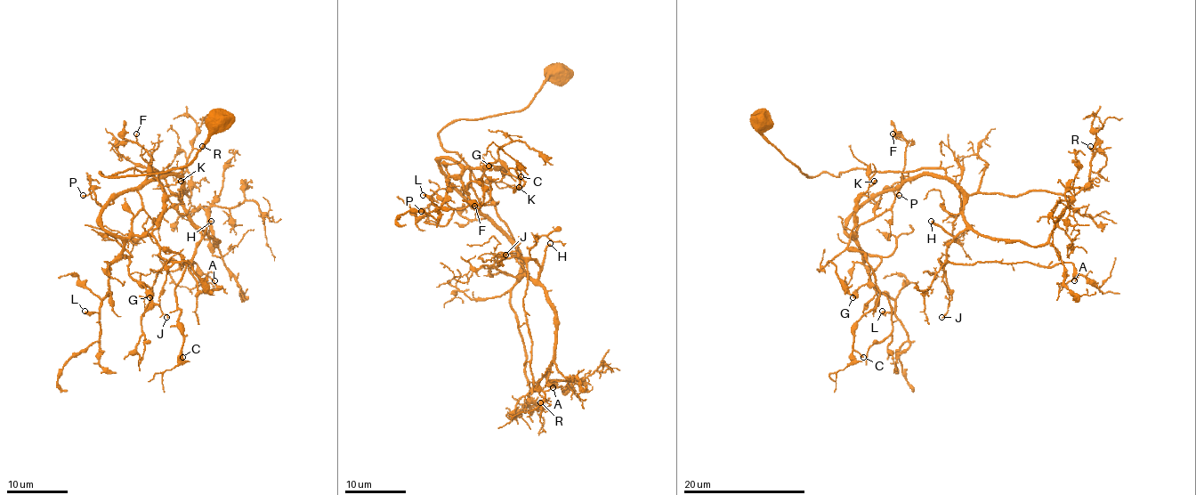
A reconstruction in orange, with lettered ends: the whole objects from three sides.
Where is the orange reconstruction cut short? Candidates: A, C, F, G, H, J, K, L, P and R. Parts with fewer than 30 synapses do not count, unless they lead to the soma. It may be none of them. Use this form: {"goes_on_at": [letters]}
{"goes_on_at": ["L"]}

